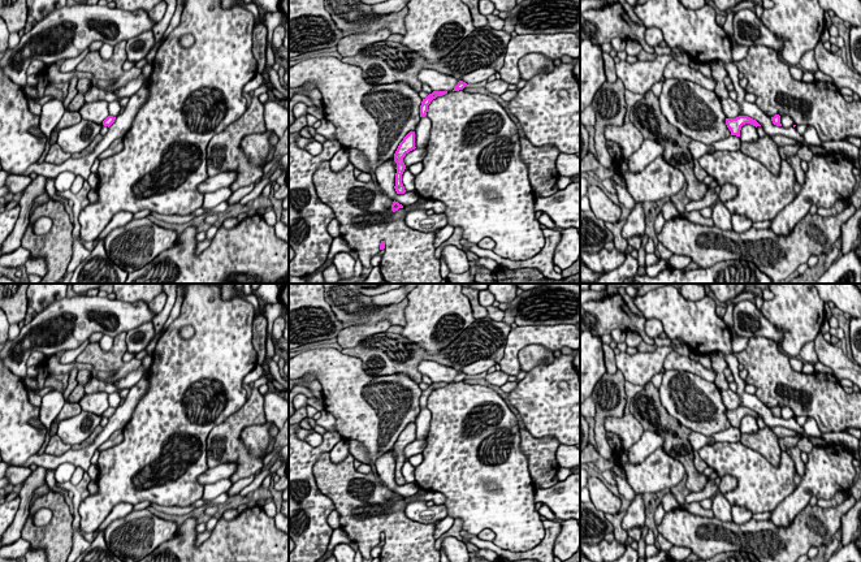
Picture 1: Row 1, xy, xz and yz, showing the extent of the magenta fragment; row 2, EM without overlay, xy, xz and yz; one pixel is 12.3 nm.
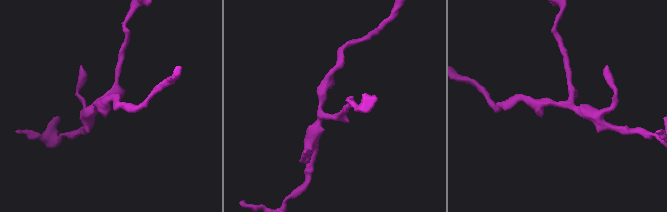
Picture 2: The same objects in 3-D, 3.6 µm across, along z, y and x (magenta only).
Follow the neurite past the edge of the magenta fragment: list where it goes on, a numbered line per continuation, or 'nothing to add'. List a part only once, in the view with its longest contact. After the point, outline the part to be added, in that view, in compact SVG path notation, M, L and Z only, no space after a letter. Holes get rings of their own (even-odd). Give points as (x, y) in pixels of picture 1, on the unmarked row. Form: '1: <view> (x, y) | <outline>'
nothing to add

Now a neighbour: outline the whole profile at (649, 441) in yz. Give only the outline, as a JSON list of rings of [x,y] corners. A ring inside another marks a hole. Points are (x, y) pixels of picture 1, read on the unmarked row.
[[[644,431],[641,438],[629,448],[628,462],[632,464],[639,464],[662,445],[662,436],[652,431]]]

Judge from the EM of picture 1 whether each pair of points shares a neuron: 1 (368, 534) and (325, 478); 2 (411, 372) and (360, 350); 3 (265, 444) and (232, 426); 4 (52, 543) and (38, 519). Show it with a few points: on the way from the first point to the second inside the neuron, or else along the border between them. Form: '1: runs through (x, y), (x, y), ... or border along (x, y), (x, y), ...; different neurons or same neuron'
1: runs through (354, 519), (349, 517), (349, 501), (340, 492); same neuron
2: runs through (398, 362), (393, 362), (385, 354), (373, 351); same neuron
3: border along (267, 420), (241, 433), (258, 458); different neurons
4: border along (52, 511), (52, 518), (46, 524), (33, 523); different neurons

